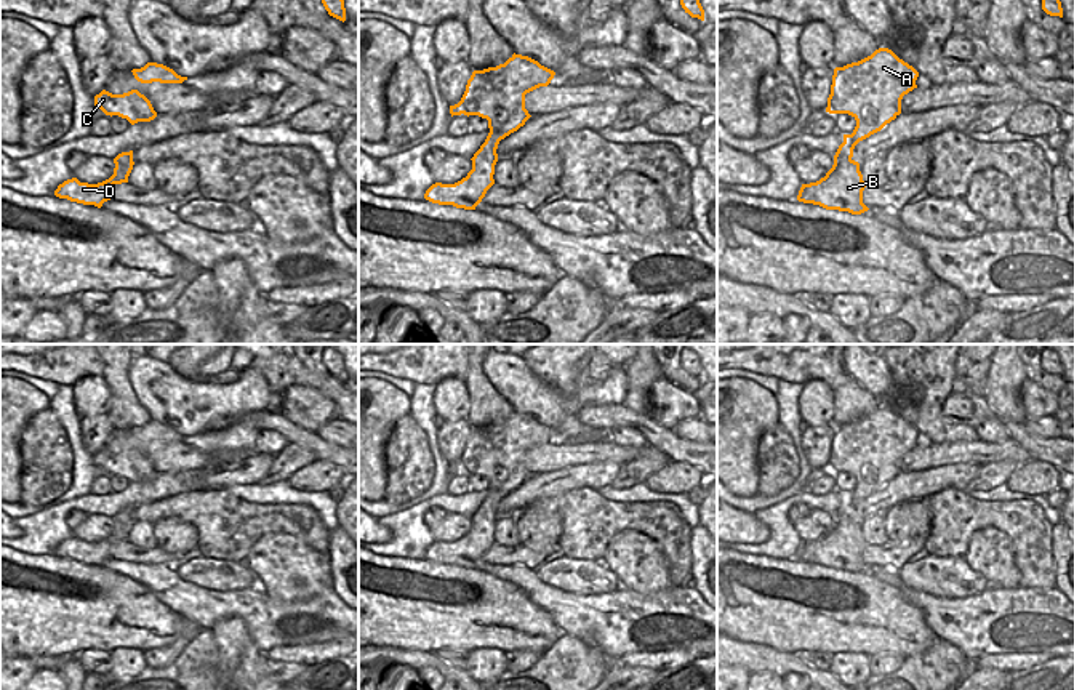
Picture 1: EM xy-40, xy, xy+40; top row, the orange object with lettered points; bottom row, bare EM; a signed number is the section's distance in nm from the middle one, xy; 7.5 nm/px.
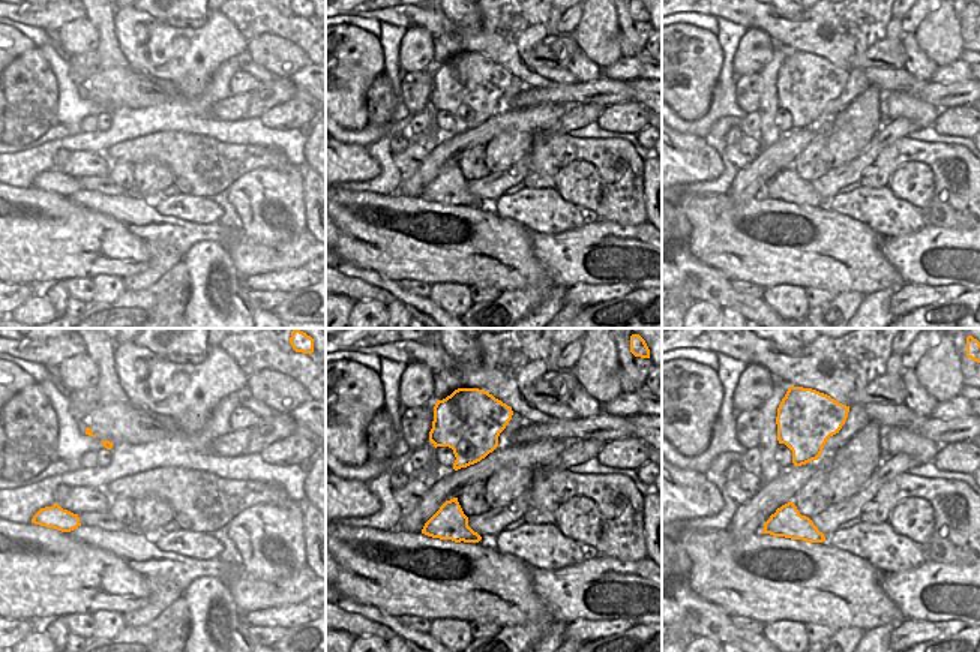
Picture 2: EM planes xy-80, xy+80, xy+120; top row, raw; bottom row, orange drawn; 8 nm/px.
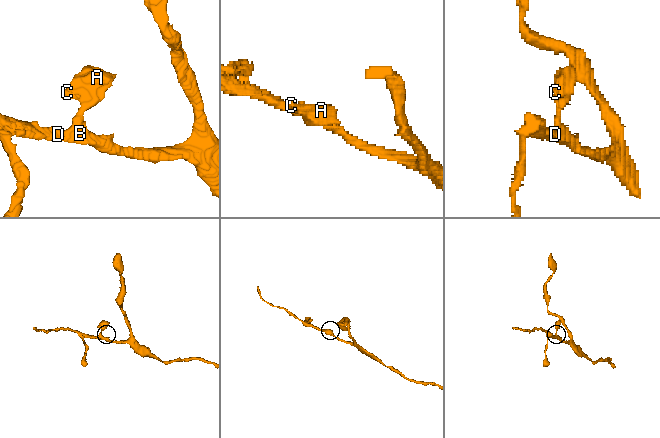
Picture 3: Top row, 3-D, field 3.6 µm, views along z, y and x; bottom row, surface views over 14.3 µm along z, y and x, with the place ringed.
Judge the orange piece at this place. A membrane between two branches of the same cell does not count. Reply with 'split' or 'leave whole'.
leave whole

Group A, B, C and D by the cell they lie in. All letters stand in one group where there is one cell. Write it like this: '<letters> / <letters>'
A B C D

